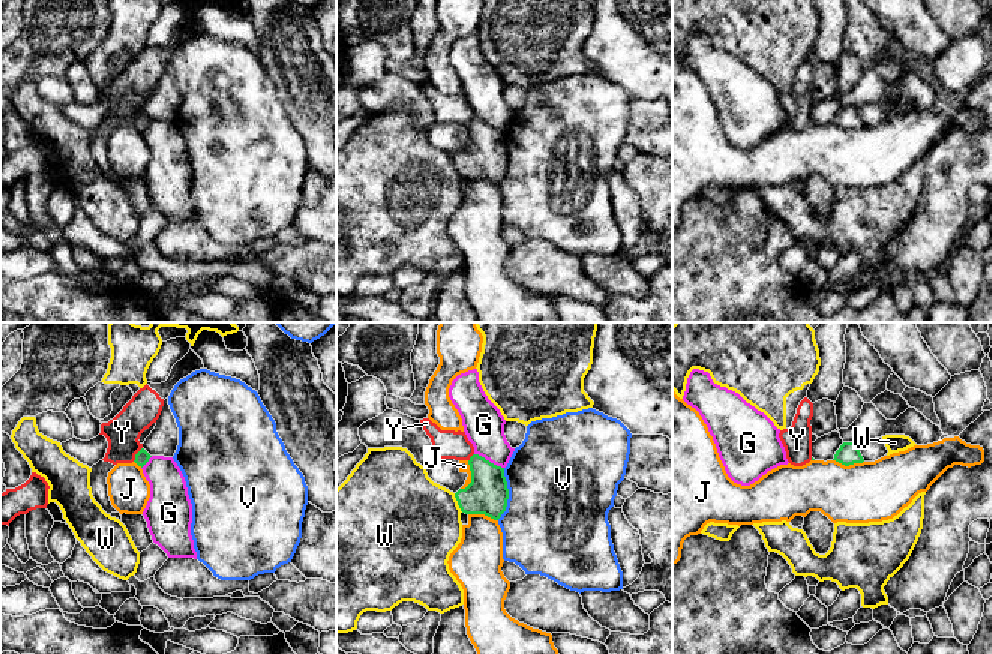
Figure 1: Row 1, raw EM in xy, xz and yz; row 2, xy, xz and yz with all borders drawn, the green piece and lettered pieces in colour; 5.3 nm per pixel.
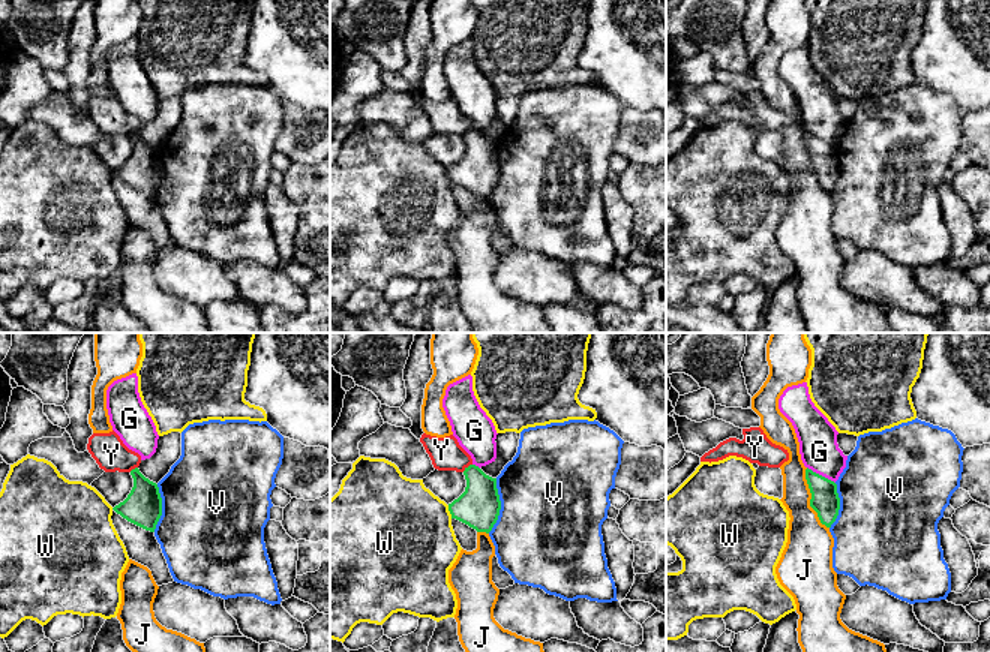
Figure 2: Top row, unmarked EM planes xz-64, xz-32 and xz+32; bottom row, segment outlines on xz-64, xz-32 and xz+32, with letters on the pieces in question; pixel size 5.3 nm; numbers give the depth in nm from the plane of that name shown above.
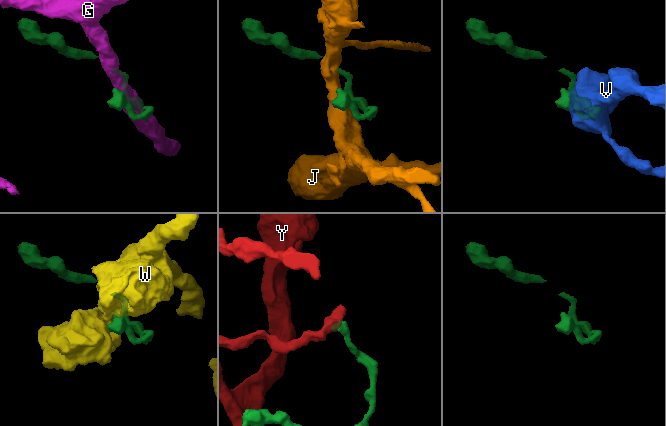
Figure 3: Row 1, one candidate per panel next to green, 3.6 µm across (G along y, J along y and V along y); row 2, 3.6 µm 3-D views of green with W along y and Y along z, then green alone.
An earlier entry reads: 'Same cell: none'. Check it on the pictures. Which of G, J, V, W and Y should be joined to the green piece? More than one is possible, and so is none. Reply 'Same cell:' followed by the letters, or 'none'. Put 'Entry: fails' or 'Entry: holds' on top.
Entry: holds
Same cell: none

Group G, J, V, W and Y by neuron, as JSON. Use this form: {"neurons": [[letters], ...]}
{"neurons": [["G"], ["J"], ["V"], ["W"], ["Y"]]}

